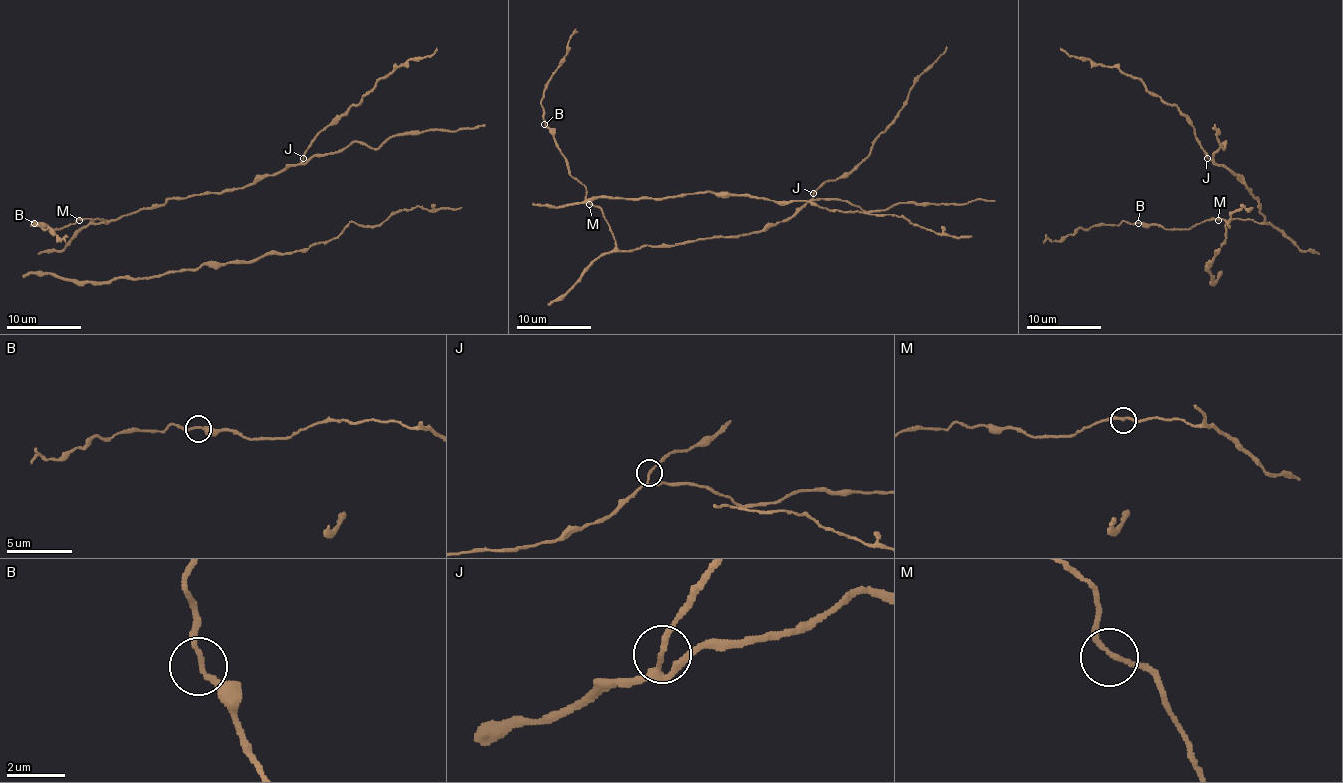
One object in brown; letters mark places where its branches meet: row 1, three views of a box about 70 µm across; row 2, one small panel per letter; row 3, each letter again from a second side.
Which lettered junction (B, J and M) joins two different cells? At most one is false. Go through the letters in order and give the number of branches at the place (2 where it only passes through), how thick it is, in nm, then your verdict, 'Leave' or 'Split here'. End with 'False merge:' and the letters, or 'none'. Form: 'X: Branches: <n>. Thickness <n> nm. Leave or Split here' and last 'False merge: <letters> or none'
B: Branches: 2. Thickness 170 nm. Leave
J: Branches: 2. Thickness 180 nm. Leave
M: Branches: 2. Thickness 170 nm. Leave
False merge: none

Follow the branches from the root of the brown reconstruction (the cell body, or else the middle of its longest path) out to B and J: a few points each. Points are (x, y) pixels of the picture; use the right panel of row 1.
B: (1216, 218), (1203, 220), (1188, 229), (1164, 229), (1160, 225), (1138, 223)
J: (1216, 218), (1254, 220), (1259, 223), (1265, 220), (1259, 212), (1259, 201), (1246, 186), (1231, 171), (1207, 158)

